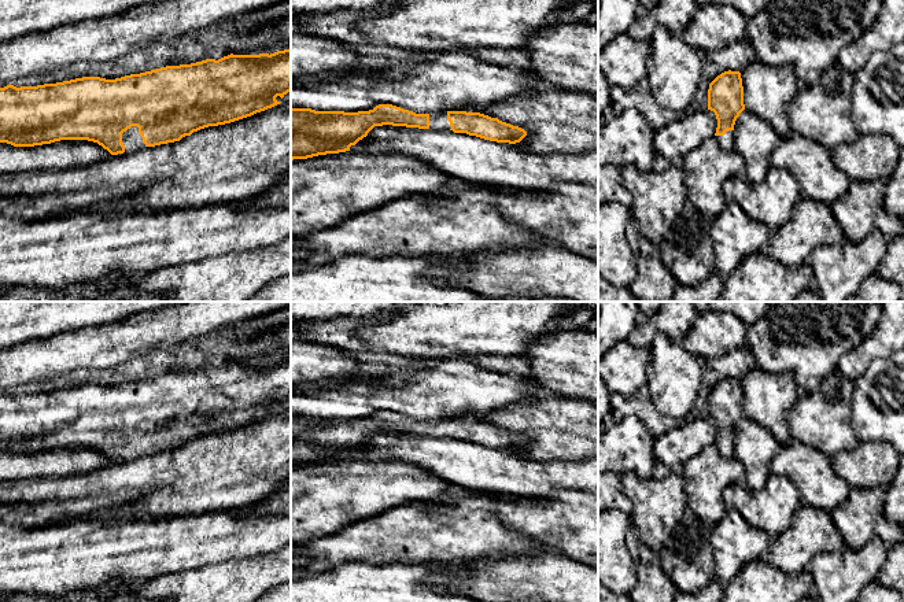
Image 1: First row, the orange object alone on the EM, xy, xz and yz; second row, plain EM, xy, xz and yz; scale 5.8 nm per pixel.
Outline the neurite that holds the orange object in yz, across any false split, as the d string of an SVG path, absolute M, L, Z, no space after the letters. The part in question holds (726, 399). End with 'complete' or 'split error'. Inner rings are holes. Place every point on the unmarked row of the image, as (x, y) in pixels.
M724 378L709 391L708 417L713 418L717 426L715 444L719 453L724 458L734 457L734 432L745 417L739 378Z | split error

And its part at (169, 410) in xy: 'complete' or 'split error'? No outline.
split error

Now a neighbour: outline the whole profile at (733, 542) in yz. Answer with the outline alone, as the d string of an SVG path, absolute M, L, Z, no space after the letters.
M727 509L715 524L709 543L715 559L715 579L724 584L746 562L764 558L771 538L767 532L749 525L738 510Z

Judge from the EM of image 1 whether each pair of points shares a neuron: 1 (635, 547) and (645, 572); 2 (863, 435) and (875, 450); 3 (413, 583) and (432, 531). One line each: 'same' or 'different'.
1: same
2: different
3: different

